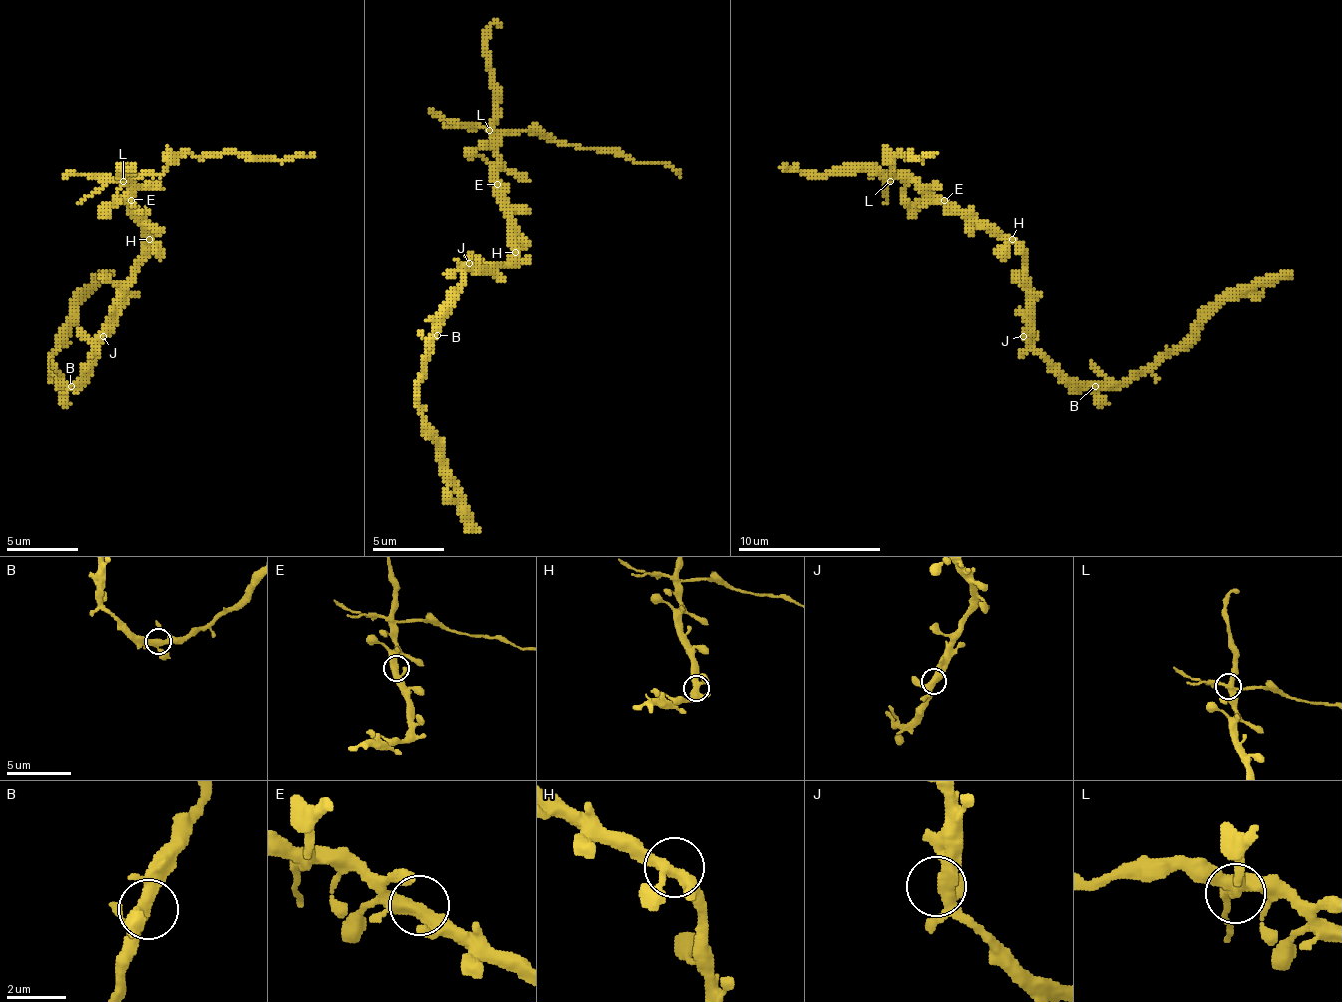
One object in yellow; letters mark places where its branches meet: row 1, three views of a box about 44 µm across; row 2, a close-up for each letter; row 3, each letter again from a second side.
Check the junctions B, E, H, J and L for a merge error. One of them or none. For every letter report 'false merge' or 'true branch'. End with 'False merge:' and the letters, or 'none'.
B: true branch
E: true branch
H: true branch
J: true branch
L: false merge
False merge: L

